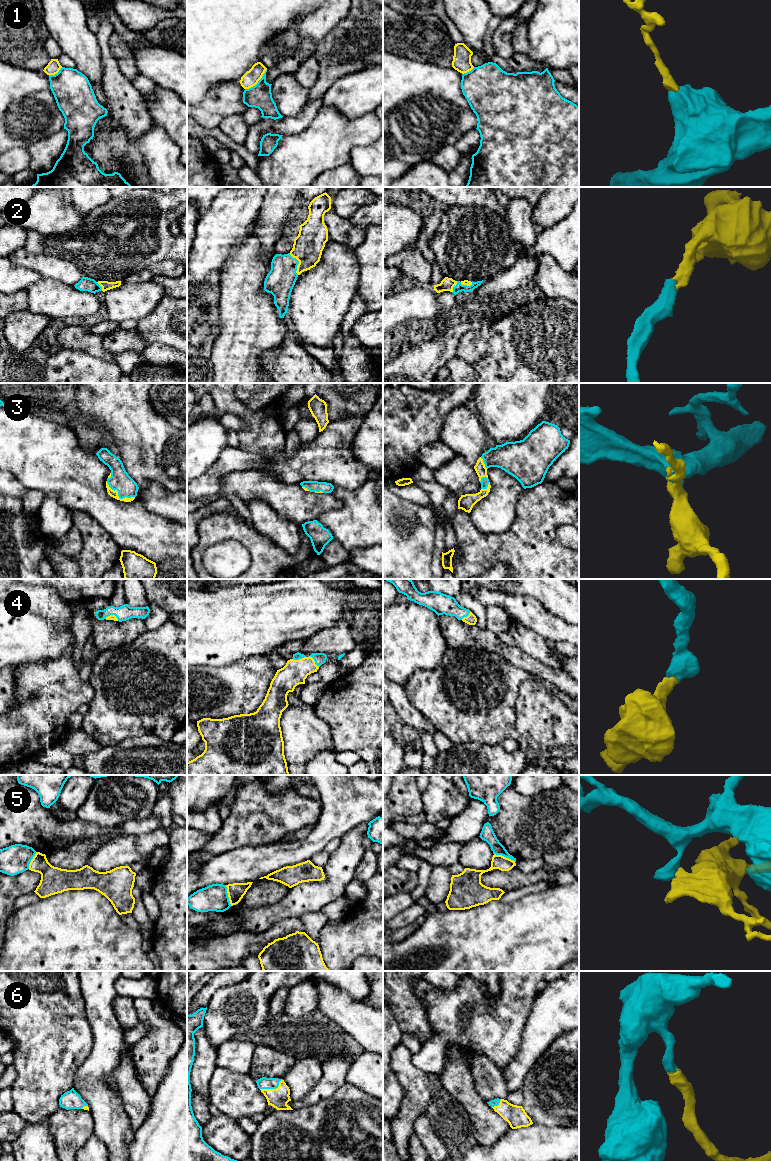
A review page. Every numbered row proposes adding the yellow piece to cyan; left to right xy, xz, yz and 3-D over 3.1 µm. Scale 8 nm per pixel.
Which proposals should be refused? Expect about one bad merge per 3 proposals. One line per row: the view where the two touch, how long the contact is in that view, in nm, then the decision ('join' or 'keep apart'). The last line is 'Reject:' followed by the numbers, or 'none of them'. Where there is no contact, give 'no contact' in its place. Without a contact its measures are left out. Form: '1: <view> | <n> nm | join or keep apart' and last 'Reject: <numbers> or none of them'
1: xz | 240 nm | keep apart
2: xz | 190 nm | join
3: xy | 260 nm | join
4: xz | 110 nm | join
5: yz | 190 nm | keep apart
6: xz | 200 nm | join
Reject: 1, 5

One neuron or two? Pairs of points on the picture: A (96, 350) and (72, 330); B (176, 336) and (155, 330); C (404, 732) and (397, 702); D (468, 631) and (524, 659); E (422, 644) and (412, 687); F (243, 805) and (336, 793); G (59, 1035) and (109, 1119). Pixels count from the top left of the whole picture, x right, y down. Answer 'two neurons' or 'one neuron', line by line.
A: one neuron
B: one neuron
C: two neurons
D: one neuron
E: two neurons
F: two neurons
G: two neurons

